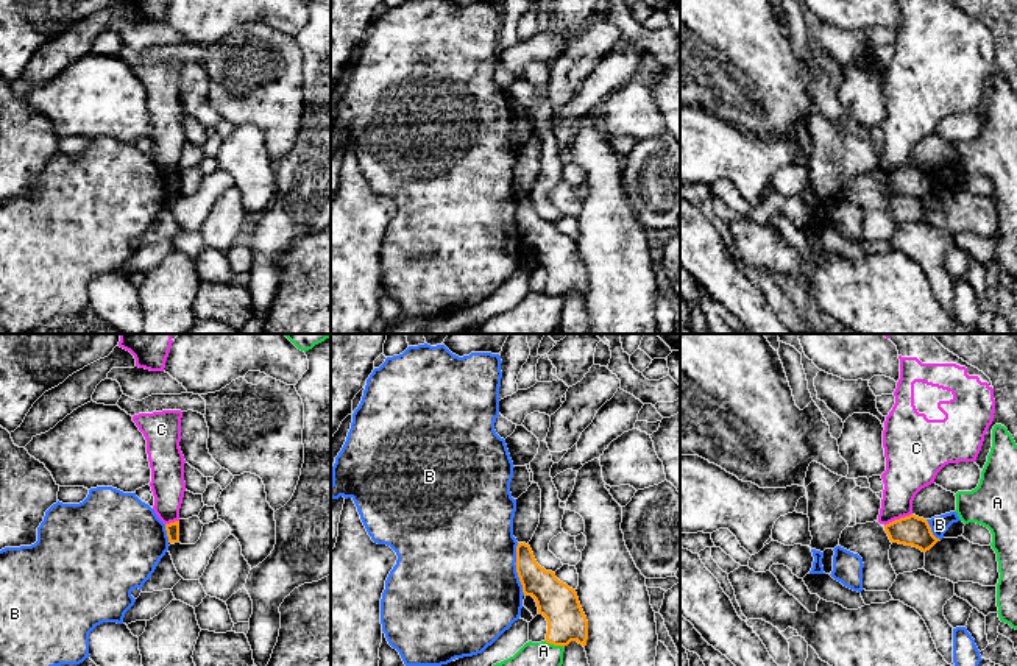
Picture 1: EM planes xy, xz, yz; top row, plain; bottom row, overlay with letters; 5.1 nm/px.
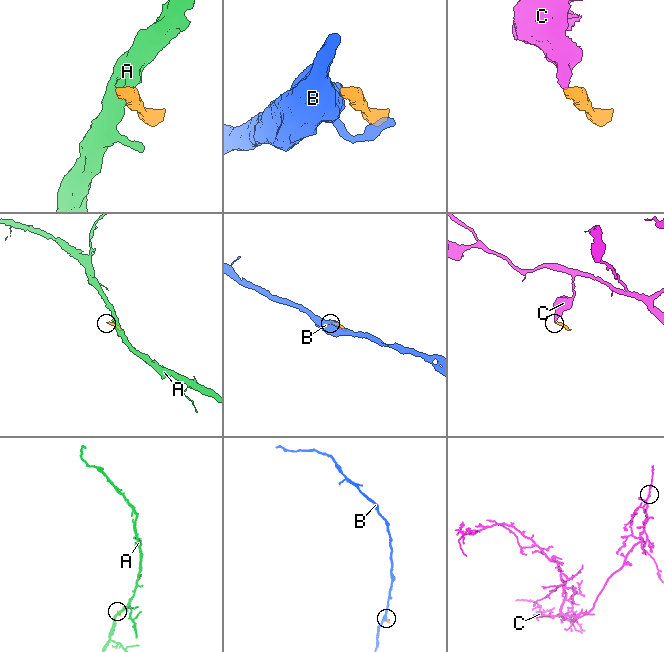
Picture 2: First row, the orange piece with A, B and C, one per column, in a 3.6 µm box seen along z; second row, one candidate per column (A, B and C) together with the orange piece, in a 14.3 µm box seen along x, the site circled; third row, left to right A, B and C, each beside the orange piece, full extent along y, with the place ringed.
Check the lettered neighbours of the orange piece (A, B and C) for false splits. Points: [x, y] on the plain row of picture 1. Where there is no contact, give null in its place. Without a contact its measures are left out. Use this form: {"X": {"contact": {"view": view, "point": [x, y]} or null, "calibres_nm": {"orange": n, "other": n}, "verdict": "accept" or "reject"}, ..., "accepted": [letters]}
{"A": {"contact": {"view": "xz", "point": [554, 295]}, "calibres_nm": {"orange": 200, "other": 280}, "verdict": "reject"}, "B": {"contact": {"view": "xz", "point": [517, 220]}, "calibres_nm": {"orange": 190, "other": 500}, "verdict": "reject"}, "C": {"contact": {"view": "yz", "point": [897, 170]}, "calibres_nm": {"orange": 160, "other": 220}, "verdict": "reject"}, "accepted": []}

